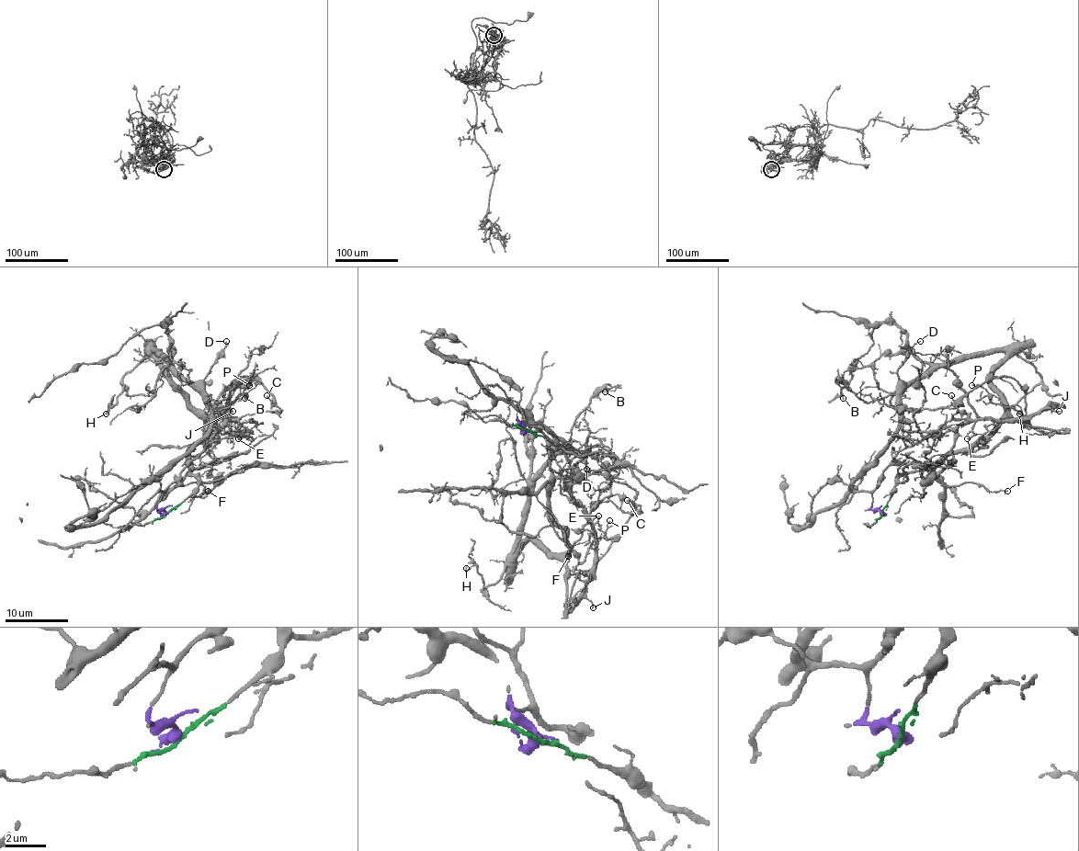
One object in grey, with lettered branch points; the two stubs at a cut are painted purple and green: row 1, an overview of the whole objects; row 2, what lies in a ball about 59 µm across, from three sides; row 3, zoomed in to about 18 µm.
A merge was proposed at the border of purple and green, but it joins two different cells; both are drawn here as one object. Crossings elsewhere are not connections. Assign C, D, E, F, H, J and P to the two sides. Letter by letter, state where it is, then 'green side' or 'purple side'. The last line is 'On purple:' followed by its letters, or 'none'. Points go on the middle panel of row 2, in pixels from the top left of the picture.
C: place (627, 500); green side
D: place (586, 469); green side
E: place (598, 516); purple side
F: place (568, 556); green side
H: place (466, 568); green side
J: place (593, 607); purple side
P: place (609, 520); purple side
On purple: E, J, P

